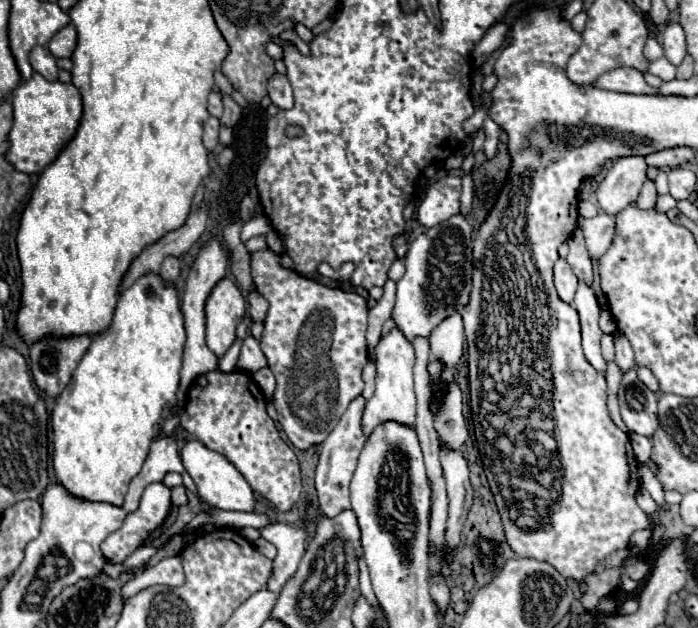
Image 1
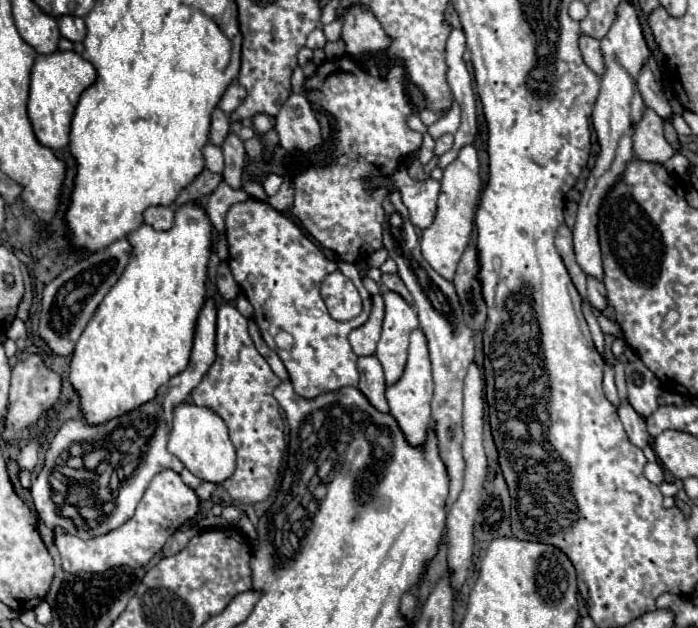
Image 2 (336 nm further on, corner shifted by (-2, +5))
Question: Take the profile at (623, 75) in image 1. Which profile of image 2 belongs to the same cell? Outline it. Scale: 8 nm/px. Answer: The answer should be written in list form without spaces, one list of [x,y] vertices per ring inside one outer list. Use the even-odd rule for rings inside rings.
[[[581,35],[579,45],[581,45],[581,55],[583,55],[583,61],[587,63],[587,67],[601,77],[605,73],[605,63],[603,63],[603,55],[599,49],[599,41]]]

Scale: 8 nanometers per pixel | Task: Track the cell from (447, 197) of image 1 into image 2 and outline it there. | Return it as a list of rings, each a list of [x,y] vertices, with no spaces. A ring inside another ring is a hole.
[[[399,167],[393,173],[393,181],[401,191],[403,203],[409,209],[411,223],[419,229],[425,229],[433,223],[435,209],[437,209],[437,197],[441,191],[441,183],[437,179],[423,179],[415,181],[407,175],[405,167]]]

